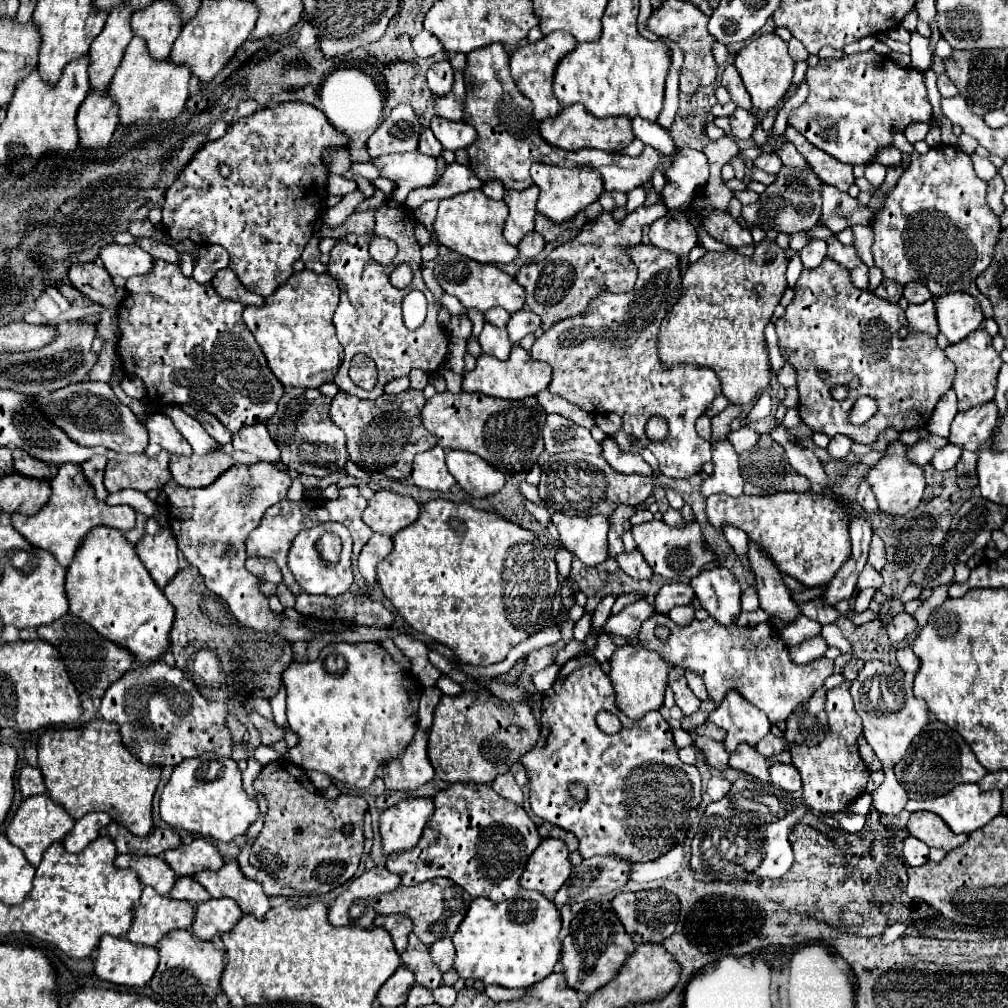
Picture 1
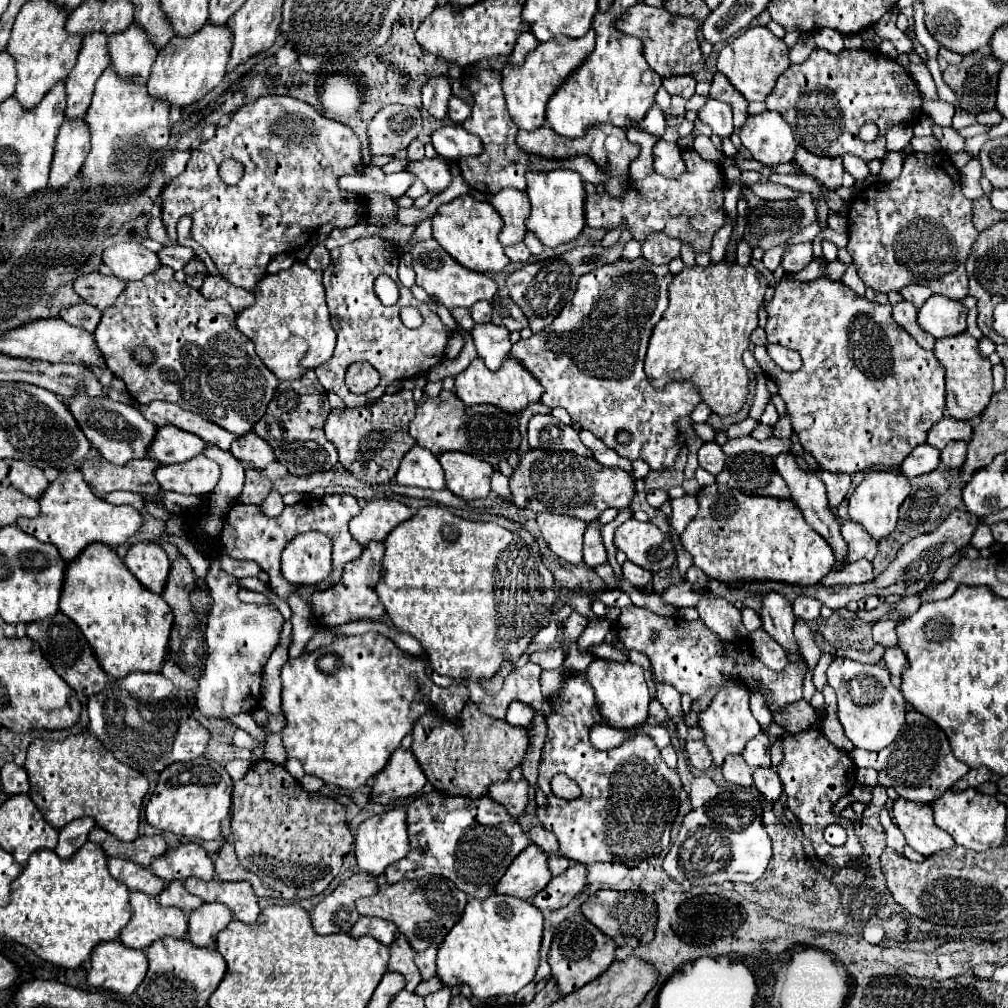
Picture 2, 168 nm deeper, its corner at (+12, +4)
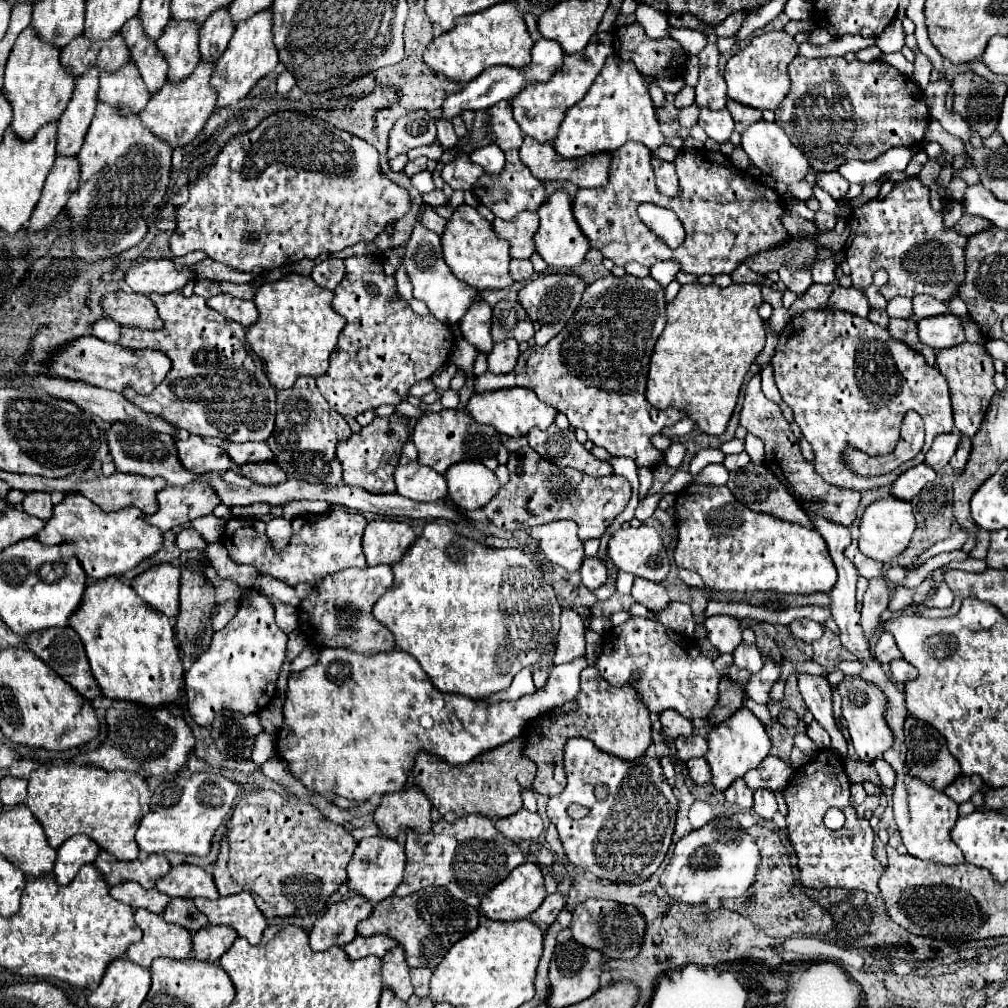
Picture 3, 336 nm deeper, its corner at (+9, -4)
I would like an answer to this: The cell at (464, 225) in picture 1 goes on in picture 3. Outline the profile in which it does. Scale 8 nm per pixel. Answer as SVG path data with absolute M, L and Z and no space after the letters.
M459 205L453 211L453 217L449 219L445 233L441 235L443 243L443 259L447 267L467 285L471 285L477 291L485 289L505 289L513 285L513 279L509 275L509 247L505 239L499 239L491 231L491 223L477 213L477 209L469 205Z

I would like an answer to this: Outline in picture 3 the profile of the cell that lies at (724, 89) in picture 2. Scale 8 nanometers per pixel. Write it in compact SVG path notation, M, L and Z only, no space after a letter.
M731 99L727 101L727 109L729 109L729 113L731 113L733 121L735 121L735 129L737 129L739 133L741 133L743 129L747 129L749 125L753 125L753 123L757 123L757 121L763 119L761 111L755 111L753 107L743 107L741 103L733 103Z

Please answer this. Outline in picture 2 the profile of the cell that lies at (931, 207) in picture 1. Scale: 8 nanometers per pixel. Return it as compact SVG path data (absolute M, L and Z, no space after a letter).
M946 151L910 153L896 181L888 183L882 189L872 183L864 191L860 191L850 205L848 249L852 251L854 265L858 267L858 275L862 277L866 287L890 293L898 291L904 285L918 283L930 287L932 293L950 299L964 299L968 295L968 275L964 265L978 237L978 231L972 223L972 205L974 201L966 199L960 191L960 173L952 165Z

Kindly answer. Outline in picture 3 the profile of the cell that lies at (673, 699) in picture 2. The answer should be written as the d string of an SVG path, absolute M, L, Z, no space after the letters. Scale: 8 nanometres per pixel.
M665 711L661 715L661 731L665 737L671 737L671 739L691 737L693 735L693 723L689 719L683 719L677 711Z

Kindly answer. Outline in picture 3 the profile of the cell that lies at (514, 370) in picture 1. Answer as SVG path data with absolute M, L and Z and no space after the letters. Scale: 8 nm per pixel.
M513 387L507 391L495 391L495 393L487 393L487 395L473 395L467 403L467 411L471 413L471 417L477 423L491 425L491 427L495 427L497 433L507 435L507 437L527 435L533 427L547 429L549 425L553 425L557 413L559 413L555 407L539 401L539 397L533 391L527 391L523 387Z

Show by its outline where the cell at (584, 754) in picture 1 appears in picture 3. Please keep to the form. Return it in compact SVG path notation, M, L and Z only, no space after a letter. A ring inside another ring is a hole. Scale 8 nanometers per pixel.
M577 737L569 739L565 745L565 773L567 787L561 795L549 799L547 817L557 827L567 859L575 867L619 885L651 877L661 867L671 845L679 805L661 771L659 759L643 755L643 759L629 763L595 749L589 739ZM597 783L609 787L609 797L605 801L595 799L593 789ZM571 803L589 807L589 815L573 821L567 815Z

